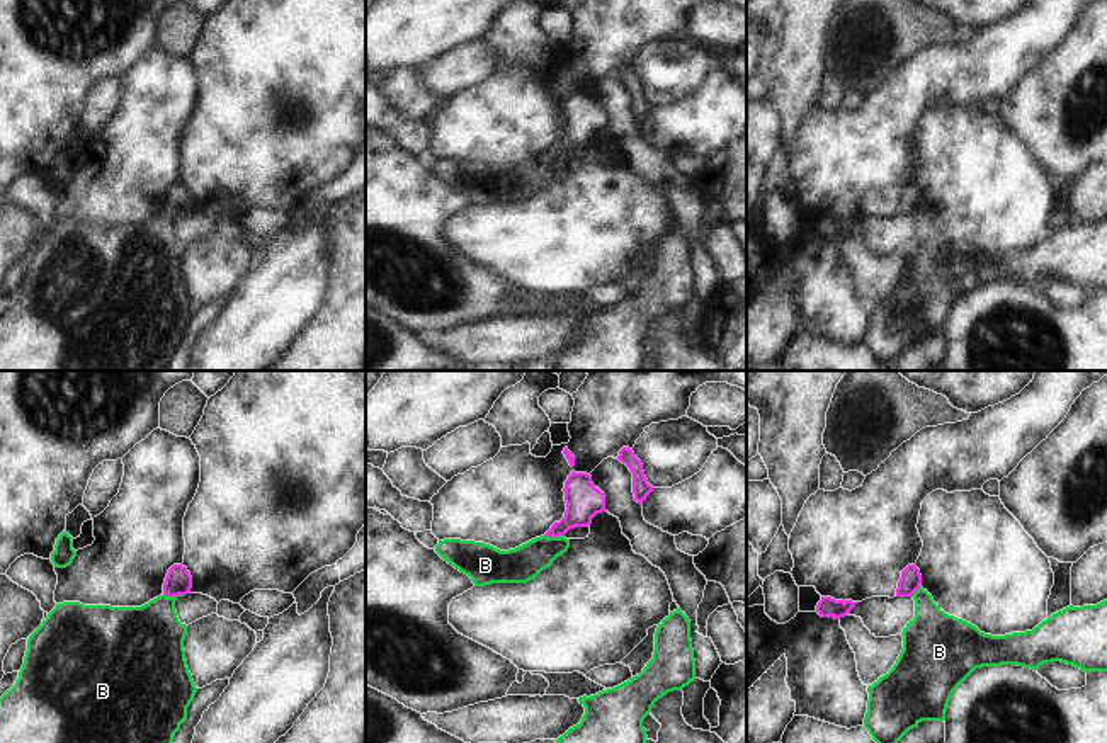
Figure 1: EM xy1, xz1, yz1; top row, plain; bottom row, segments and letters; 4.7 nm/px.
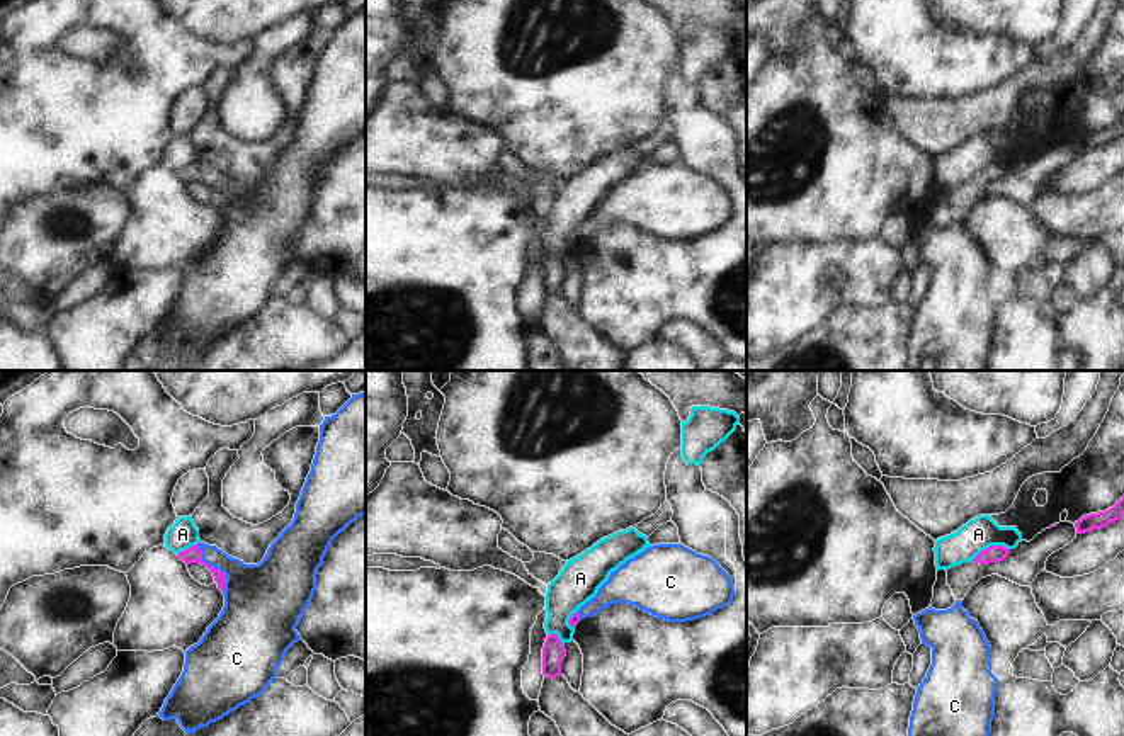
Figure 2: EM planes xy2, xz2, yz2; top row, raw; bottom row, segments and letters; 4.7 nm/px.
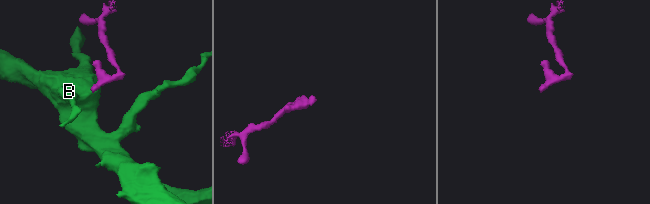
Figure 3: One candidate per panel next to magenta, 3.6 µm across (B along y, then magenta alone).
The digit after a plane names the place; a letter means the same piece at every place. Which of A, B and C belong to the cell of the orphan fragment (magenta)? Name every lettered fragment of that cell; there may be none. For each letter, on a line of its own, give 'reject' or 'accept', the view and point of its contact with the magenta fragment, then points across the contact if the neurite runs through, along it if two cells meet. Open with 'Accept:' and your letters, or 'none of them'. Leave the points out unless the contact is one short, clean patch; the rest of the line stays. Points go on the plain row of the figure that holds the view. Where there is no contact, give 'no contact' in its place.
Accept: C
A: reject; contact yz2 (990, 165); border yz2 (1009, 167), (988, 165), (971, 179)
B: reject; contact xz1 (555, 155); border xz1 (544, 153), (563, 155)
C: accept; contact xy2 (211, 186); way xy2 (193, 174), (198, 174), (211, 186), (223, 186), (255, 215)

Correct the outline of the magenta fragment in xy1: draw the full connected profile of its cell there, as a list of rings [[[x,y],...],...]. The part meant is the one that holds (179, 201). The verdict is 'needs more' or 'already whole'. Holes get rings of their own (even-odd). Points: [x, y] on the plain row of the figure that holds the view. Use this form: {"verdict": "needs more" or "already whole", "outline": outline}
{"verdict": "already whole", "outline": [[[173,184],[165,197],[163,202],[163,214],[167,216],[179,216],[190,213],[192,207],[192,196],[182,184]]]}

